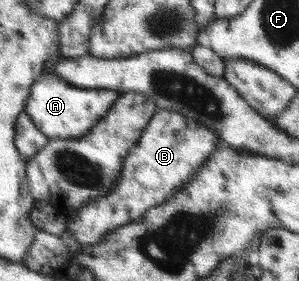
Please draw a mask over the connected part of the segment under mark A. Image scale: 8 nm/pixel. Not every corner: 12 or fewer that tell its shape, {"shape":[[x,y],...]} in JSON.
{"shape":[[46,72],[23,112],[50,138],[87,135],[120,92]]}

